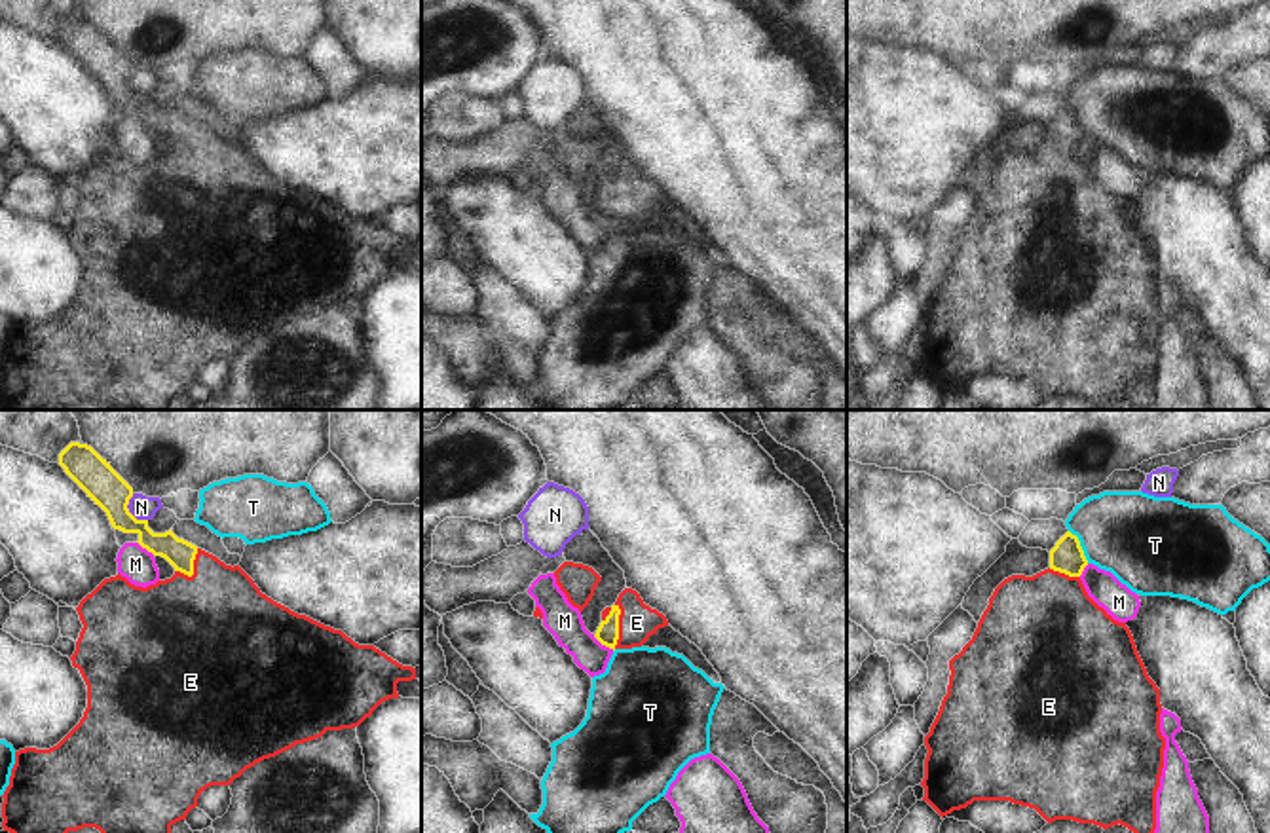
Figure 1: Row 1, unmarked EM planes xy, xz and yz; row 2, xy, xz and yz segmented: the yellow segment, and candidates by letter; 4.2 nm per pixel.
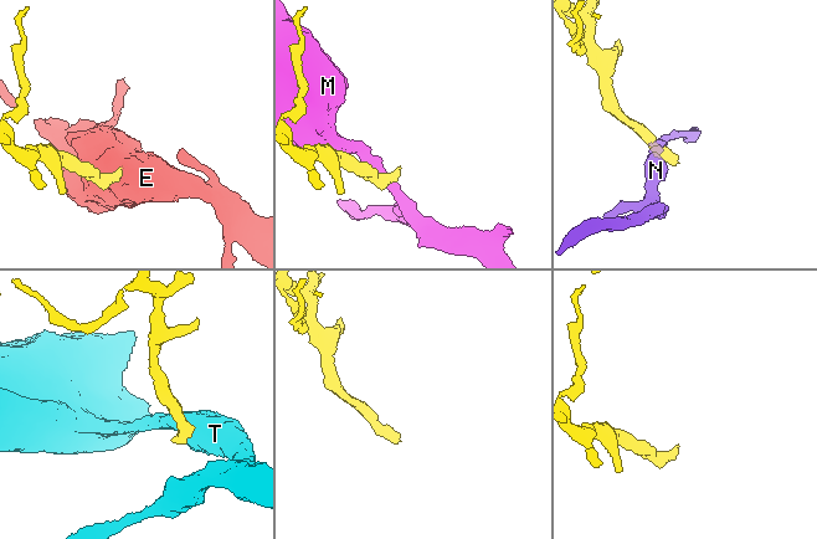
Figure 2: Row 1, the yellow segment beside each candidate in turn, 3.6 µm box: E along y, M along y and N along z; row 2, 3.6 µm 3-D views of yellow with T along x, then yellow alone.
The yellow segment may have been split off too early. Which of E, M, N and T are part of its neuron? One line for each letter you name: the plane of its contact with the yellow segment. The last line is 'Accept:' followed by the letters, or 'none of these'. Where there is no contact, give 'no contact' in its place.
E: meets yellow in xz
Accept: E

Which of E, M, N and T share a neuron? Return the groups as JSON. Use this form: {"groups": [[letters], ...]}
{"groups": [["E"], ["M"], ["N"], ["T"]]}

